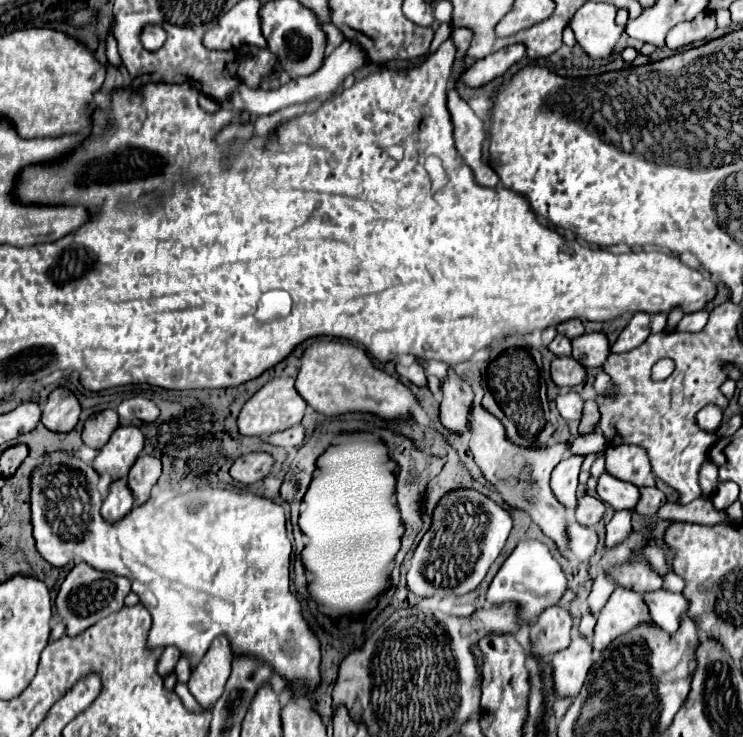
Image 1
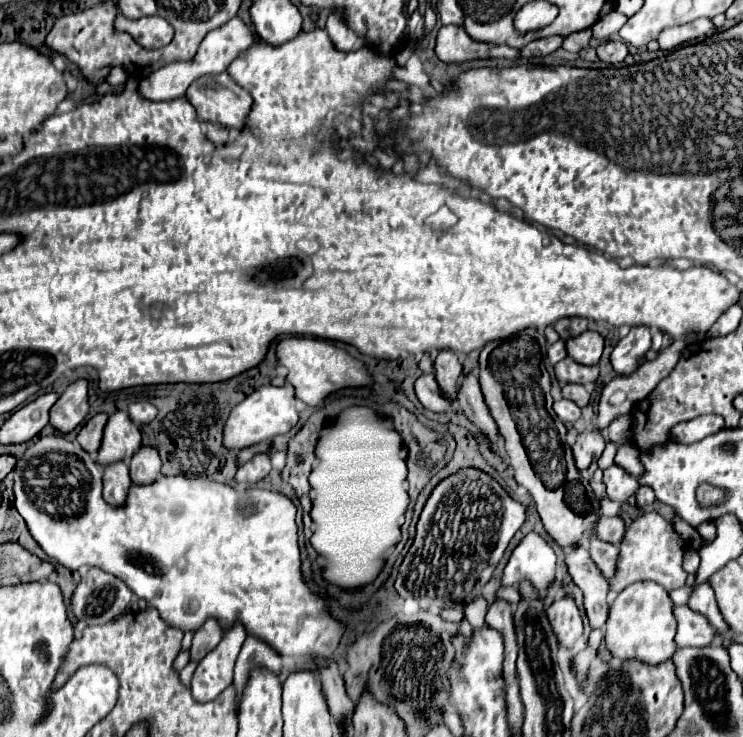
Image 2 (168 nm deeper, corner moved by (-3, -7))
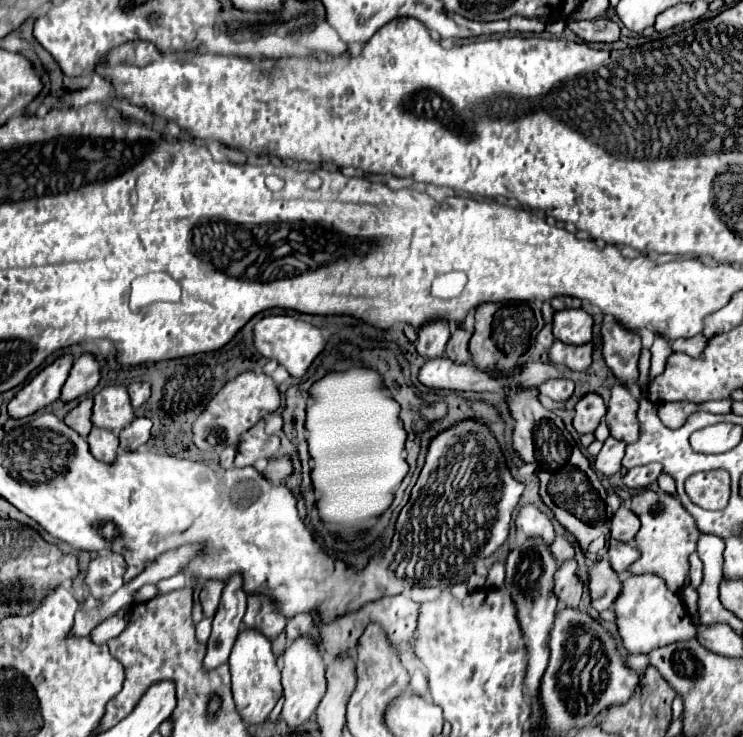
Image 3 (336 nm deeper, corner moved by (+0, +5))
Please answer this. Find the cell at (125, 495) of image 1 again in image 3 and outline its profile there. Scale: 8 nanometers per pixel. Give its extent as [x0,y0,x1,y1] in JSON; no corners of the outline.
[88,428,118,462]

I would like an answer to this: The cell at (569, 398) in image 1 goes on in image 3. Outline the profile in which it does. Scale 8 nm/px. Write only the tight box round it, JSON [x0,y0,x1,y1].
[538,378,574,402]

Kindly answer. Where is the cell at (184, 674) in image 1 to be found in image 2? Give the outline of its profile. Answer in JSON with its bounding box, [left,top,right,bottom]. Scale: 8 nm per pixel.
[191,620,223,662]

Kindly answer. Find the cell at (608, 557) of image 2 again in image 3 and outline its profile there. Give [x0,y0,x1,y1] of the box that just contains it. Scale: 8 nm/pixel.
[608,540,640,574]

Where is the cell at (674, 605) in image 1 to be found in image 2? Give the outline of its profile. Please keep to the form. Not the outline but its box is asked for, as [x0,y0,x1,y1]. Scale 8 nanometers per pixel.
[675,606,715,648]

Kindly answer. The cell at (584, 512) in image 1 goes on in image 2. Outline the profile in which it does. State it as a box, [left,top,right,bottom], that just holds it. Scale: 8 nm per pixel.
[595,516,625,542]

